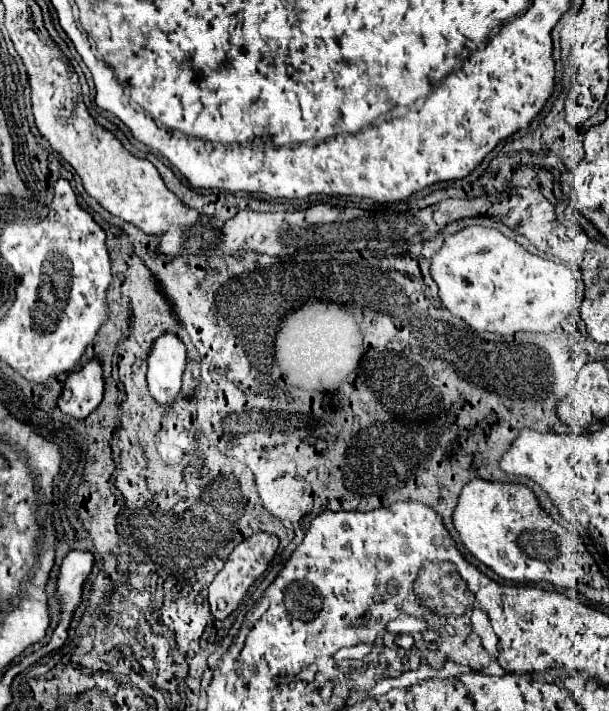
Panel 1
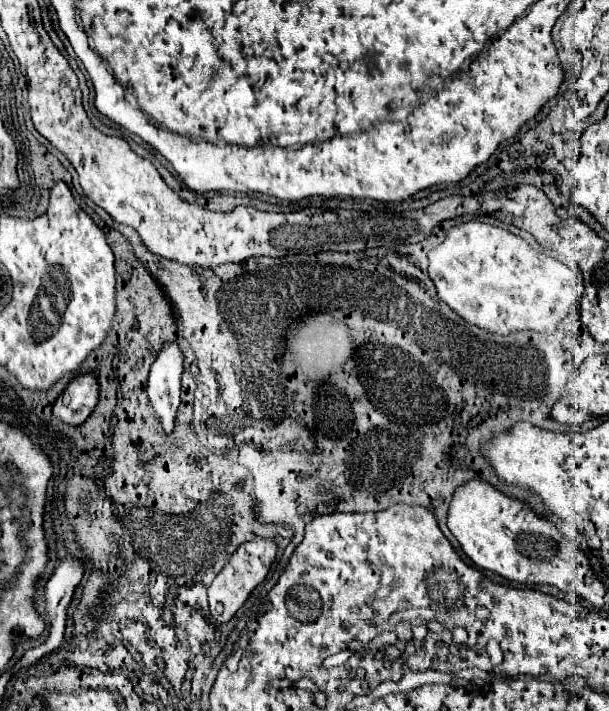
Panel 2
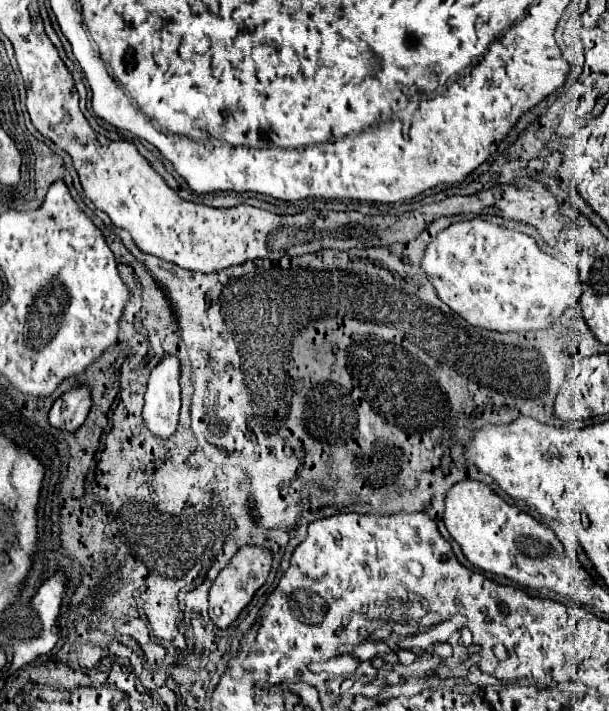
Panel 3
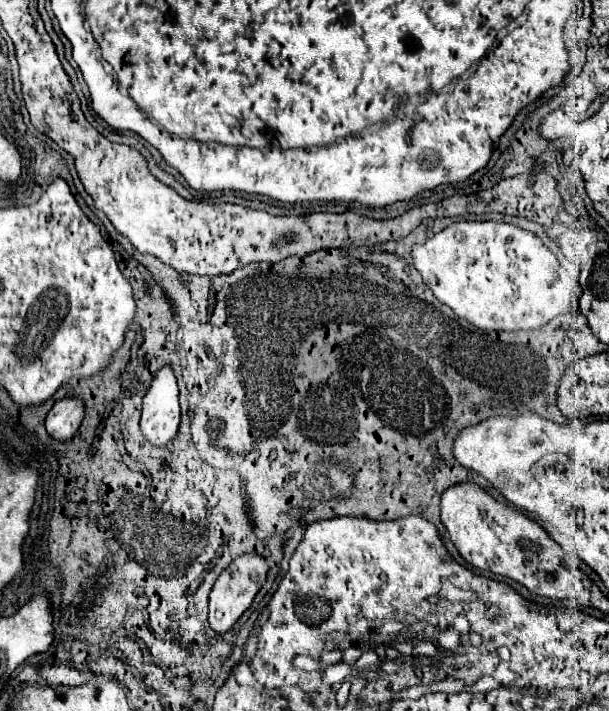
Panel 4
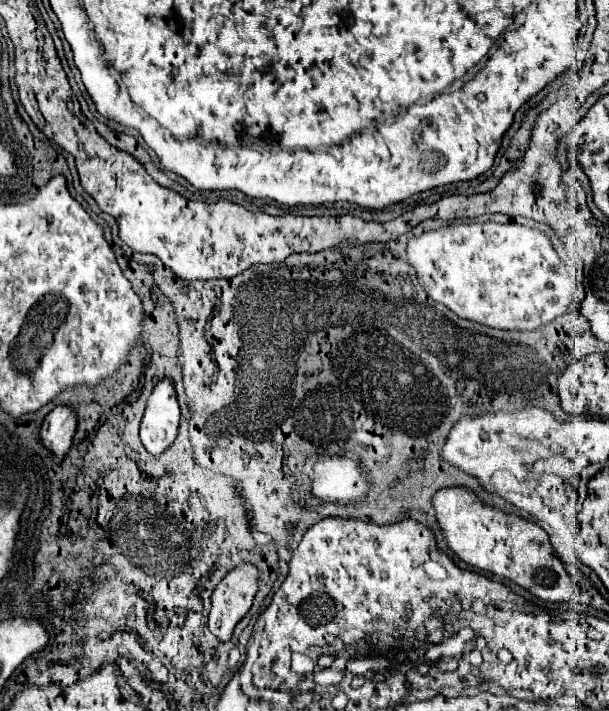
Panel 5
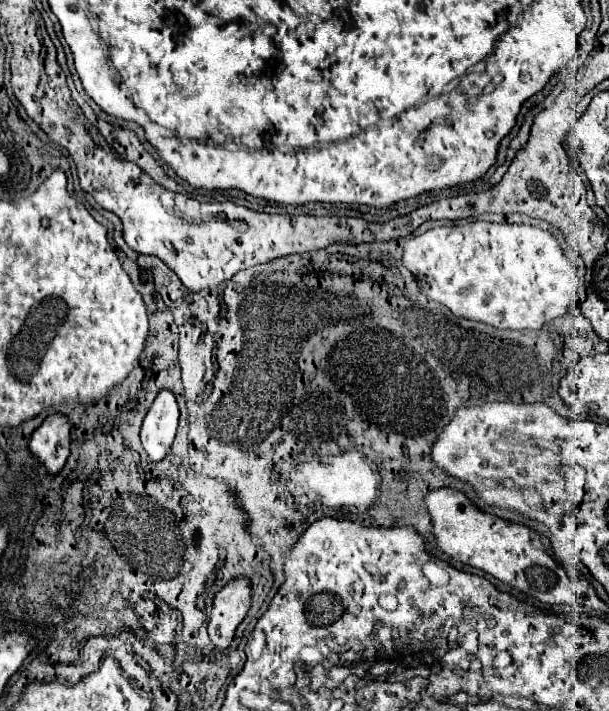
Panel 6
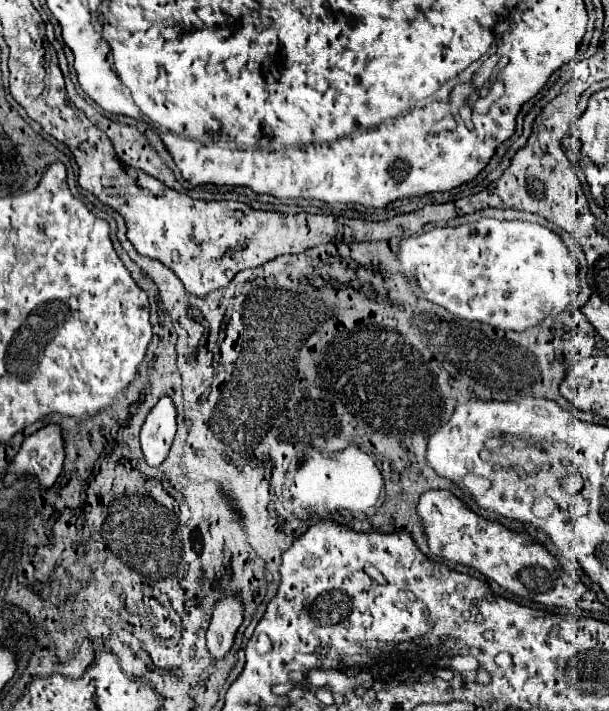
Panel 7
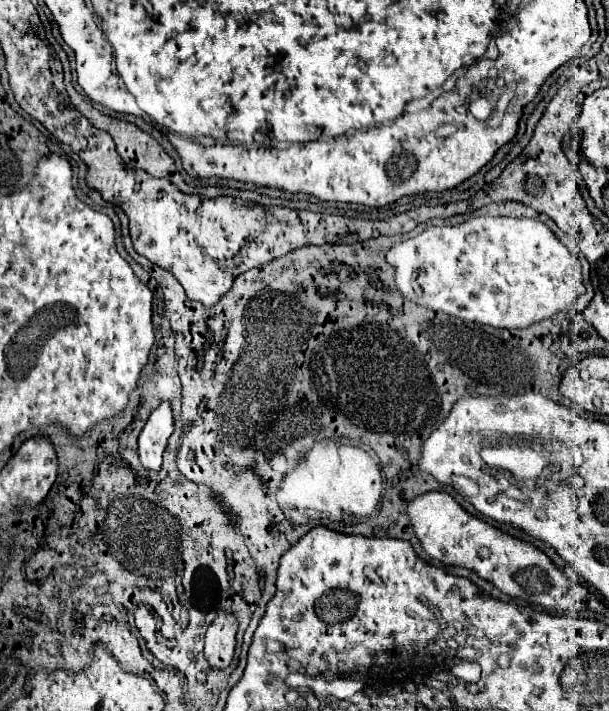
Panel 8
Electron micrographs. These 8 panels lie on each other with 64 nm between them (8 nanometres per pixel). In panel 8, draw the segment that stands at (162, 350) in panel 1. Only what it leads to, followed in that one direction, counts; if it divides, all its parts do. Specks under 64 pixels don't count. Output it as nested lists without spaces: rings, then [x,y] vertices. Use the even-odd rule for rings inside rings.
[[[162,402],[148,418],[146,426],[138,436],[138,456],[144,468],[160,470],[162,454],[166,450],[166,442],[174,432],[172,408],[168,402]]]

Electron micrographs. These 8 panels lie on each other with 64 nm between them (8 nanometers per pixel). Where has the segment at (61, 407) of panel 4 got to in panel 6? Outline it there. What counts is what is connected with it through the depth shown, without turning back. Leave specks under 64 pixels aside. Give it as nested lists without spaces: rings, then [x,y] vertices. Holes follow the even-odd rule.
[[[62,414],[48,416],[30,436],[28,450],[46,468],[48,476],[56,476],[70,454],[70,422]]]

